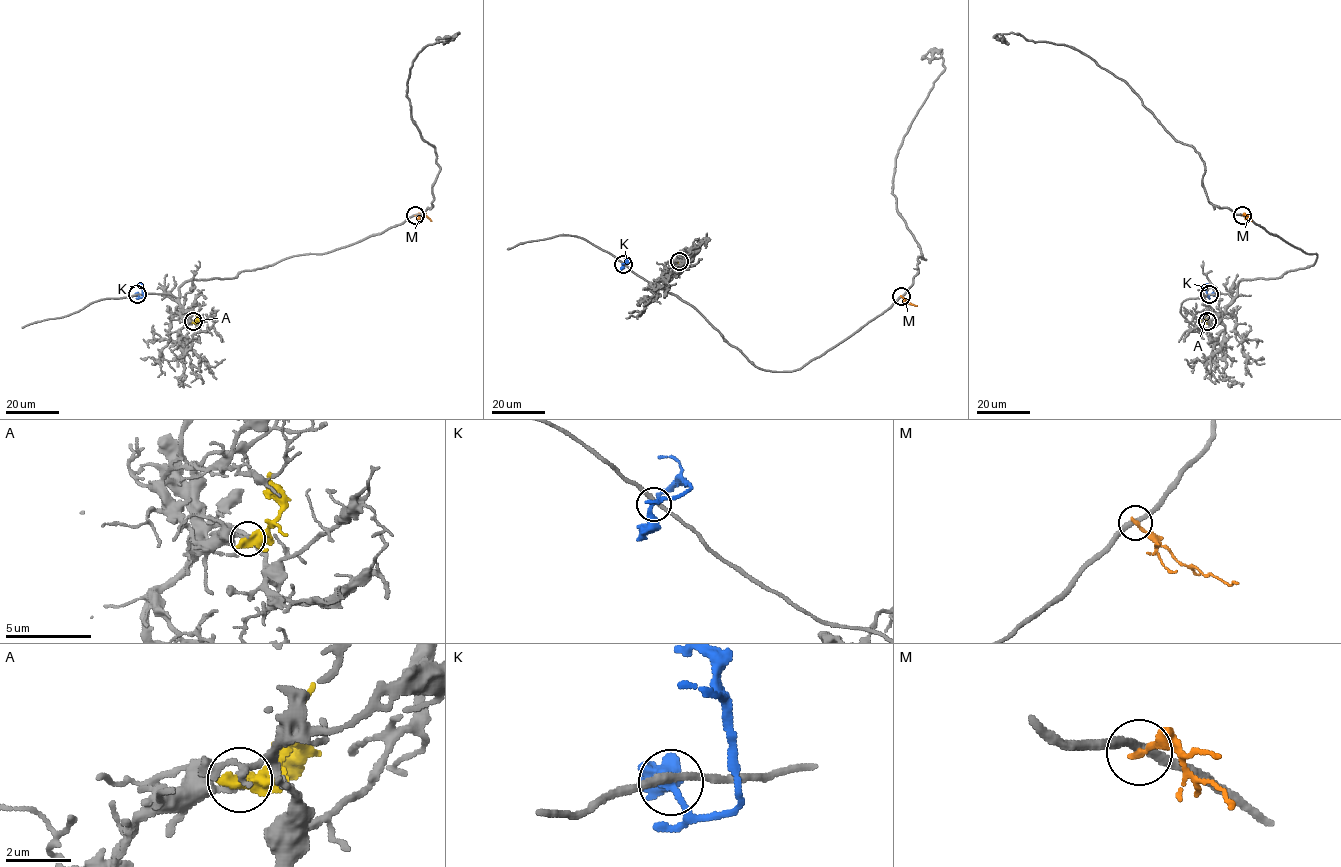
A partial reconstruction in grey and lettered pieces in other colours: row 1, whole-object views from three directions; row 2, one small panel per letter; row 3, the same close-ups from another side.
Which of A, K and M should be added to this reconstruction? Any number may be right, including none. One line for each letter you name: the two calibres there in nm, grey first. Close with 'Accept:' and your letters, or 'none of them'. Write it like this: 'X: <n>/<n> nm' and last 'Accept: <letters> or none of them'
Accept: none of them

